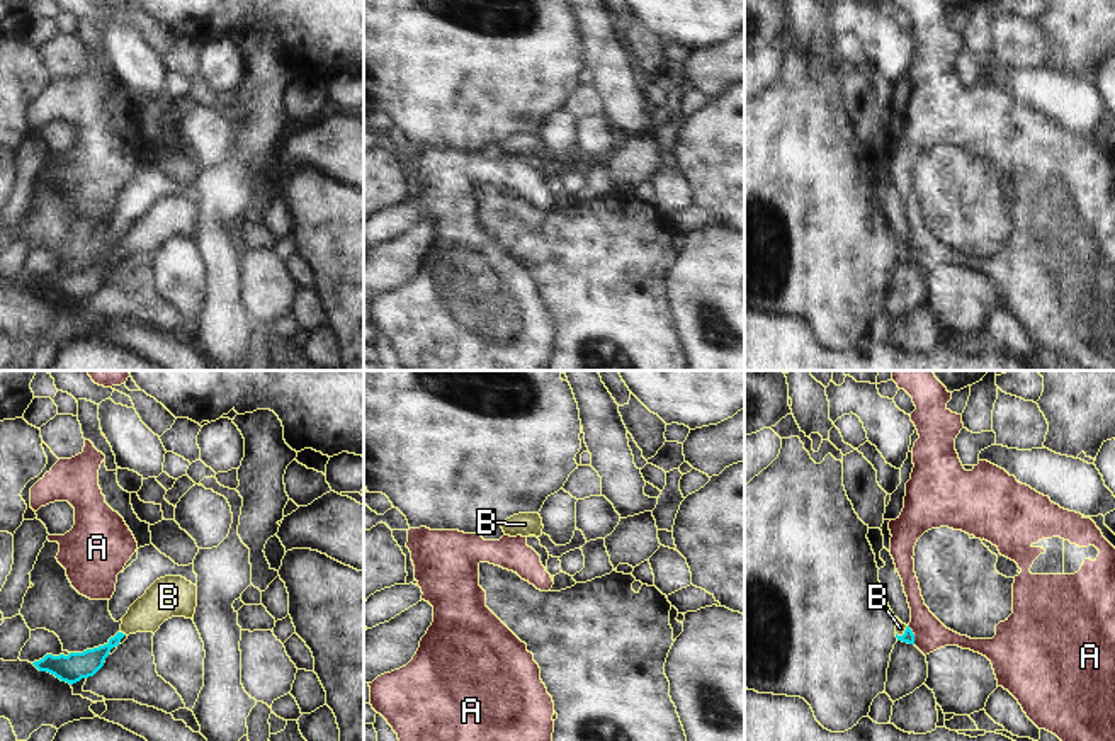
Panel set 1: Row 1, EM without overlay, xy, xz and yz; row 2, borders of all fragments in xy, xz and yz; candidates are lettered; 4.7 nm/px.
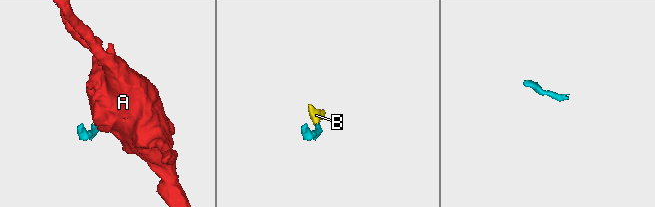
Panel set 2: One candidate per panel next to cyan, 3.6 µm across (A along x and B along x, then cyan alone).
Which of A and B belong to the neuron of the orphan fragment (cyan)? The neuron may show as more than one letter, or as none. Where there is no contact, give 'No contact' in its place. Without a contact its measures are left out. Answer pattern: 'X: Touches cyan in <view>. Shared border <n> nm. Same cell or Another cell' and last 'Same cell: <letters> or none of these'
A: Touches cyan in yz. Shared border 90 nm. Another cell
B: Touches cyan in xy. Shared border 40 nm. Same cell
Same cell: B

